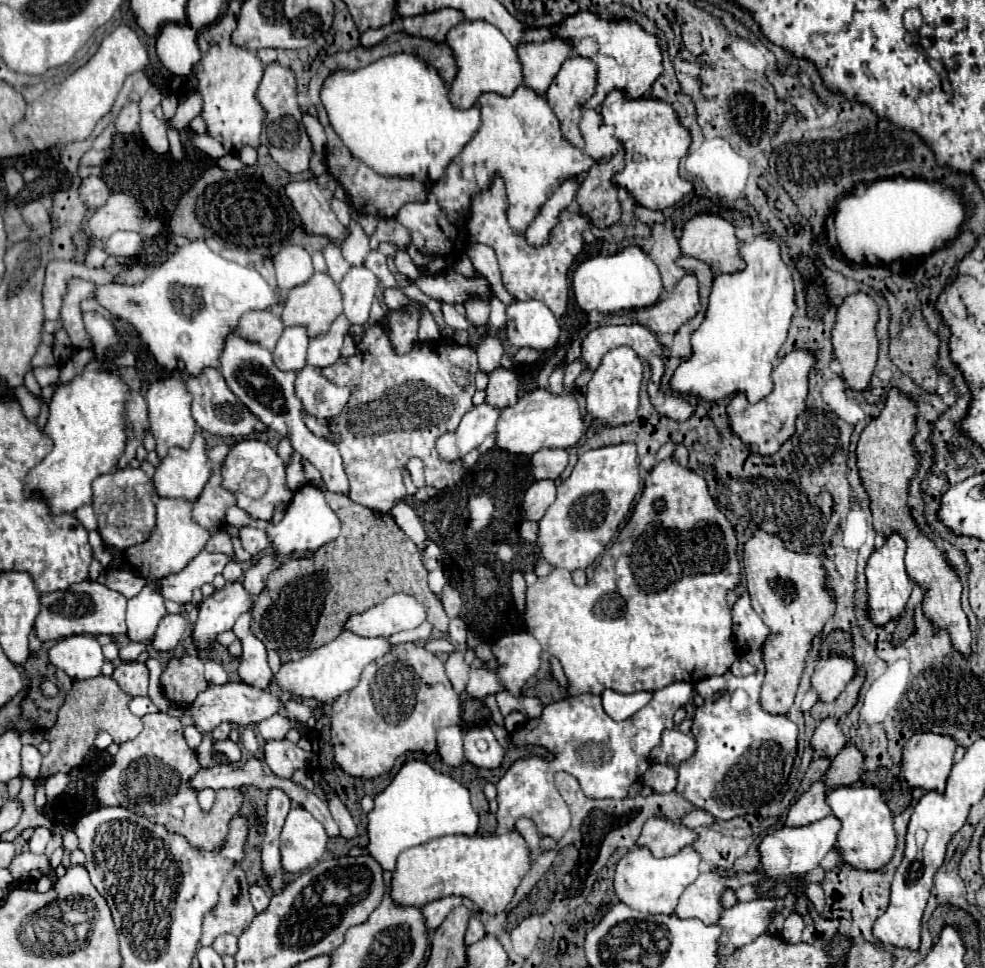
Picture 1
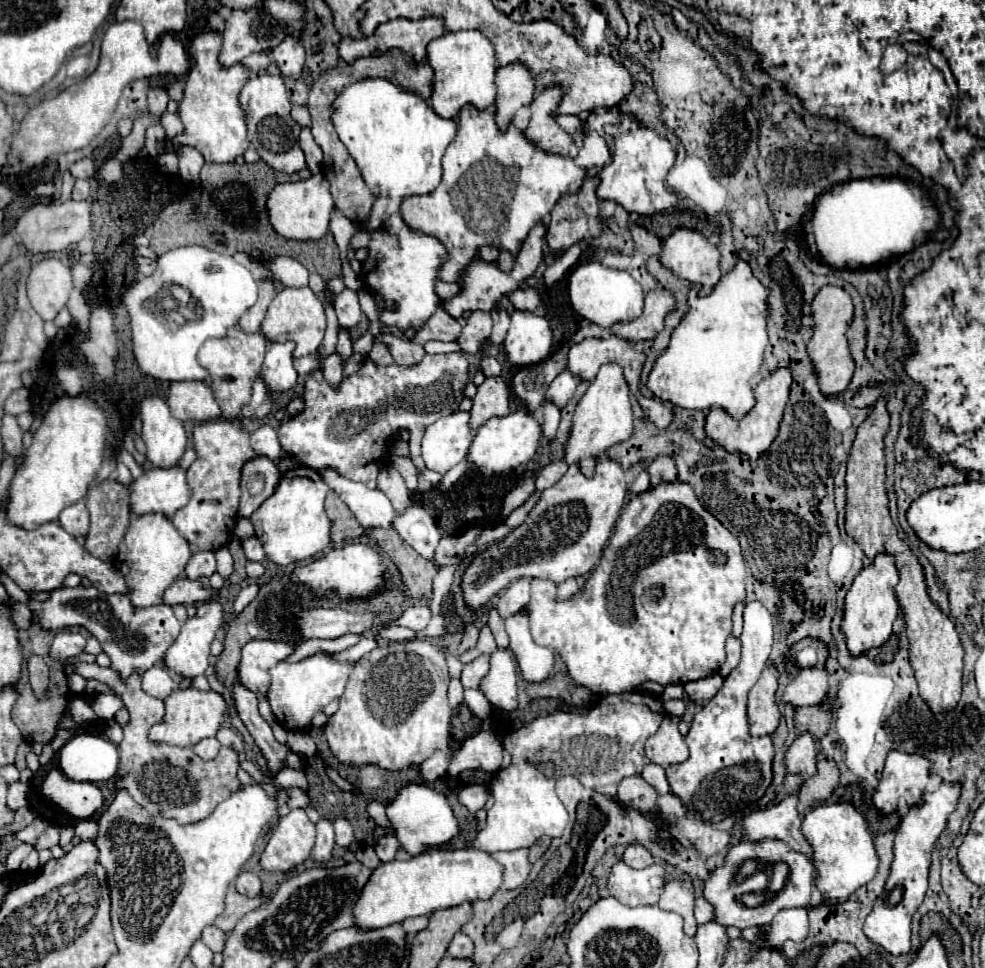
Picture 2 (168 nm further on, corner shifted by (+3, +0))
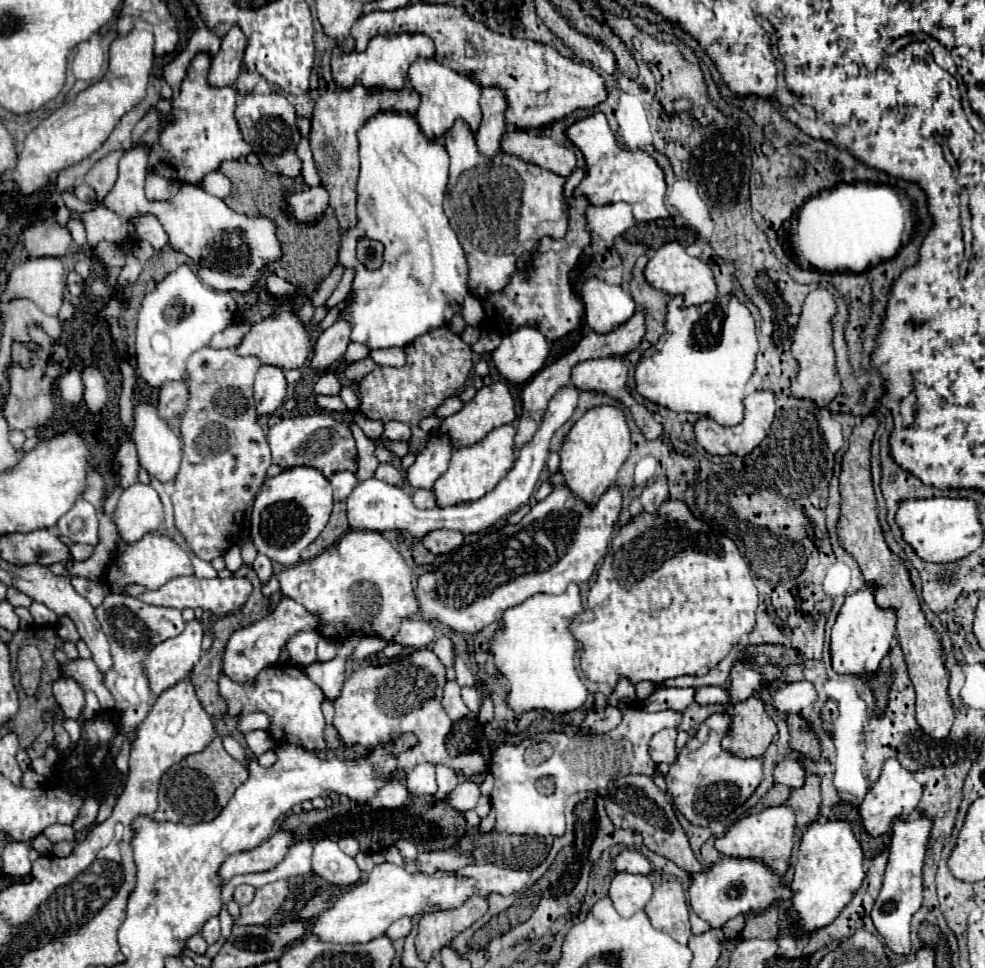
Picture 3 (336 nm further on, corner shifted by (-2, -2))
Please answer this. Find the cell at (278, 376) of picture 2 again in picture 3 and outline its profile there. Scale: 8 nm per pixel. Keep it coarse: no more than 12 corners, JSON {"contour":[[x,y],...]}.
{"contour":[[260,366],[254,382],[256,412],[274,414],[286,400],[284,370]]}

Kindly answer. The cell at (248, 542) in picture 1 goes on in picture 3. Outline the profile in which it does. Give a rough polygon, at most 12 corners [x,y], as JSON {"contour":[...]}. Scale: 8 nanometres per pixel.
{"contour":[[258,554],[254,572],[266,584],[272,578],[272,562],[268,556]]}

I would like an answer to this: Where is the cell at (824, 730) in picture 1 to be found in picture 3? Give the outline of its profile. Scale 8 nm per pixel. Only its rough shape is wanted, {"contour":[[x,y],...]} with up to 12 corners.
{"contour":[[796,758],[778,762],[776,784],[800,788],[806,774]]}

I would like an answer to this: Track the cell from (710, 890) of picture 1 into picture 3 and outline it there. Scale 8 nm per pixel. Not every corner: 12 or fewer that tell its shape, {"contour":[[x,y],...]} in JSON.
{"contour":[[660,884],[644,910],[680,944],[692,936],[686,894]]}

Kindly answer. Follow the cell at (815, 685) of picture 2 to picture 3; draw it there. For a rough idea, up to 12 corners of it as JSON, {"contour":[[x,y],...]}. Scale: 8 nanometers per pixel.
{"contour":[[810,682],[784,684],[772,704],[778,714],[800,714],[816,700]]}

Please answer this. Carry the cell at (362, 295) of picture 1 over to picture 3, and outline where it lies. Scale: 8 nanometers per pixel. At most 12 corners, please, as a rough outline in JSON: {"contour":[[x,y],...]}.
{"contour":[[338,318],[310,354],[310,368],[326,372],[342,360],[350,326]]}

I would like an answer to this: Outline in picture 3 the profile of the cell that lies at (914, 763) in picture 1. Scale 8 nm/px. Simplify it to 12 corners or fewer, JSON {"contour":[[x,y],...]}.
{"contour":[[896,760],[858,806],[866,834],[916,810],[922,786]]}

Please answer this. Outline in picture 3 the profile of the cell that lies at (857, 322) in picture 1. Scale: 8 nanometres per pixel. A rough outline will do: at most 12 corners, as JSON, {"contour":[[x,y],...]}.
{"contour":[[810,292],[794,328],[792,396],[820,408],[840,392],[834,298]]}

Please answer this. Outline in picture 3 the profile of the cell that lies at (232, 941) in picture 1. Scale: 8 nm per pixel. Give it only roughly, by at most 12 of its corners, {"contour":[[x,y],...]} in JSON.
{"contour":[[216,916],[204,922],[200,934],[208,944],[220,938]]}

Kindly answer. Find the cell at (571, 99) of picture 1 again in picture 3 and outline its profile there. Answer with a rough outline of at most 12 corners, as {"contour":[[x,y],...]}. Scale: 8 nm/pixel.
{"contour":[[528,130],[506,132],[500,152],[570,176],[576,156],[552,138]]}

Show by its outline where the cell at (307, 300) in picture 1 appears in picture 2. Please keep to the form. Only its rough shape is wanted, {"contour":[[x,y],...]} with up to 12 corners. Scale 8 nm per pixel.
{"contour":[[309,286],[283,288],[261,332],[293,340],[295,358],[325,336],[325,304]]}

